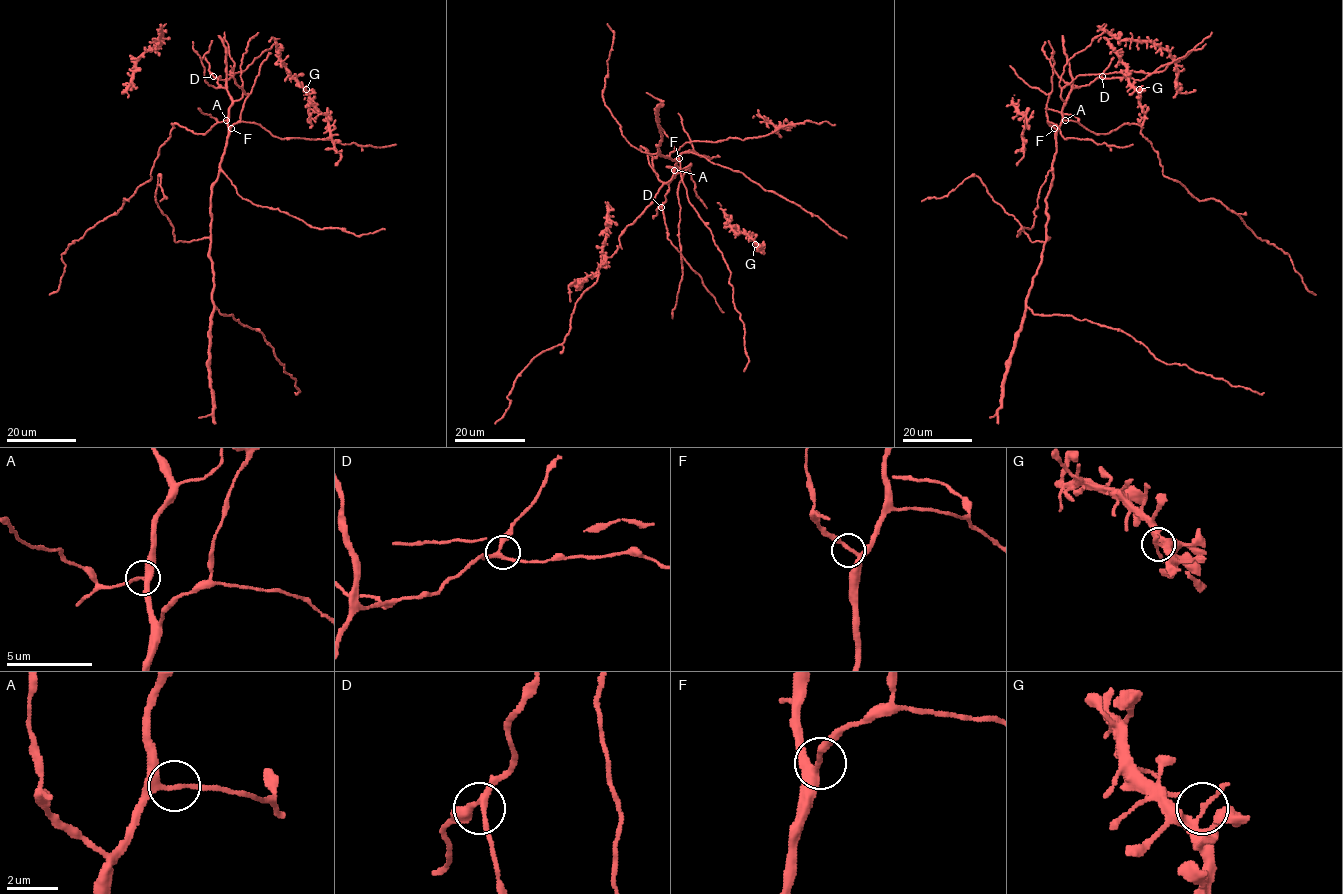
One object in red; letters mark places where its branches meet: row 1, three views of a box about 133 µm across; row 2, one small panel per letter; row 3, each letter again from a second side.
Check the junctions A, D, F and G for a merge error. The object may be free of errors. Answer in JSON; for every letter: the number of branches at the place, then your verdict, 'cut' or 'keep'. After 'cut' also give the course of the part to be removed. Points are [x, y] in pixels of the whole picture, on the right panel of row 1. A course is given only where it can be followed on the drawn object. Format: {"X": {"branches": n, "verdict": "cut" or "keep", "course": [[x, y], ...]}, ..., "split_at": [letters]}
{"A": {"branches": 3, "verdict": "keep"}, "D": {"branches": 3, "verdict": "keep"}, "F": {"branches": 3, "verdict": "keep"}, "G": {"branches": 3, "verdict": "keep"}, "split_at": []}

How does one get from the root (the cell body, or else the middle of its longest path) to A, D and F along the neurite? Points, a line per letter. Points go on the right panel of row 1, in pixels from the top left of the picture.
A: (1054, 156), (1057, 129), (1066, 120)
D: (1054, 156), (1057, 129), (1068, 93), (1102, 76)
F: (1054, 156), (1054, 128)

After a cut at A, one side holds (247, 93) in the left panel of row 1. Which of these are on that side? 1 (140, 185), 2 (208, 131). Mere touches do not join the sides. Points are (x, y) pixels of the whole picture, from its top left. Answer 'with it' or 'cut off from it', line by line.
1: cut off from it
2: cut off from it

